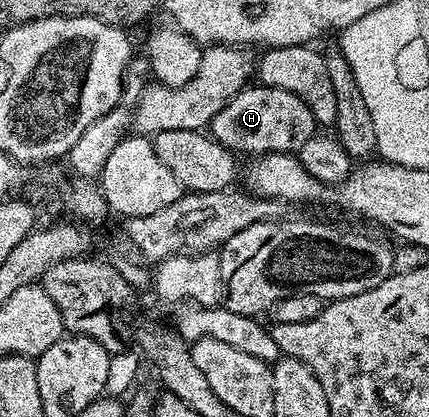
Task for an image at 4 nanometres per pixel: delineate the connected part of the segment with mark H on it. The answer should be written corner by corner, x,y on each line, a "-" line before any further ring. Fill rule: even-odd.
251,84
238,92
221,111
214,116
209,125
212,137
236,154
244,152
247,158
265,156
269,152
298,153
301,146
313,135
316,135
318,124
312,116
312,111
305,106
303,100
289,90
280,87
265,87
260,84

